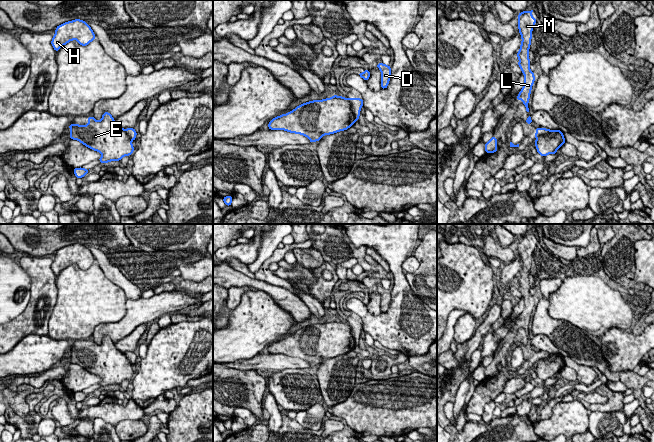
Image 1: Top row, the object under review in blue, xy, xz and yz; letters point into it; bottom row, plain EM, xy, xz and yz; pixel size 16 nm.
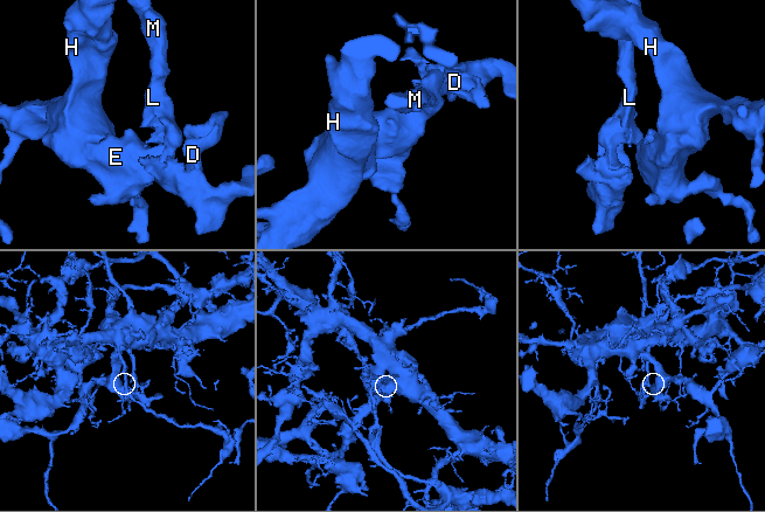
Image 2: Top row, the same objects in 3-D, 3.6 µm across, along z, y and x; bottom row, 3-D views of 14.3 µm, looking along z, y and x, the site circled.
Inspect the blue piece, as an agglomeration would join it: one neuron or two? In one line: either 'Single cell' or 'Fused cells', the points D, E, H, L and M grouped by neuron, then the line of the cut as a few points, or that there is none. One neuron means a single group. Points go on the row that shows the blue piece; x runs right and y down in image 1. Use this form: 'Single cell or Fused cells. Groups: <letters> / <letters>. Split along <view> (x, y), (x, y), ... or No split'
Fused cells. Groups: D L M / E H. Split along xz (347, 99), (356, 120)

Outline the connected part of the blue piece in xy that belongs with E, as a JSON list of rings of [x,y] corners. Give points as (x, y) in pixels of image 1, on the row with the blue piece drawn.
[[[109,112],[102,115],[102,119],[97,121],[94,117],[88,117],[87,125],[70,124],[70,139],[78,140],[88,148],[100,152],[102,156],[98,159],[105,164],[110,161],[120,161],[124,156],[128,156],[135,150],[132,139],[128,136],[125,129],[118,126]]]

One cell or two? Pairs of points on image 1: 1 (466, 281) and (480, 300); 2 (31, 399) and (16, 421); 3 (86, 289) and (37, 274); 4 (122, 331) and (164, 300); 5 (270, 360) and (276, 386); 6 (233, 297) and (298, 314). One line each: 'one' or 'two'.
1: one
2: one
3: two
4: one
5: two
6: two

